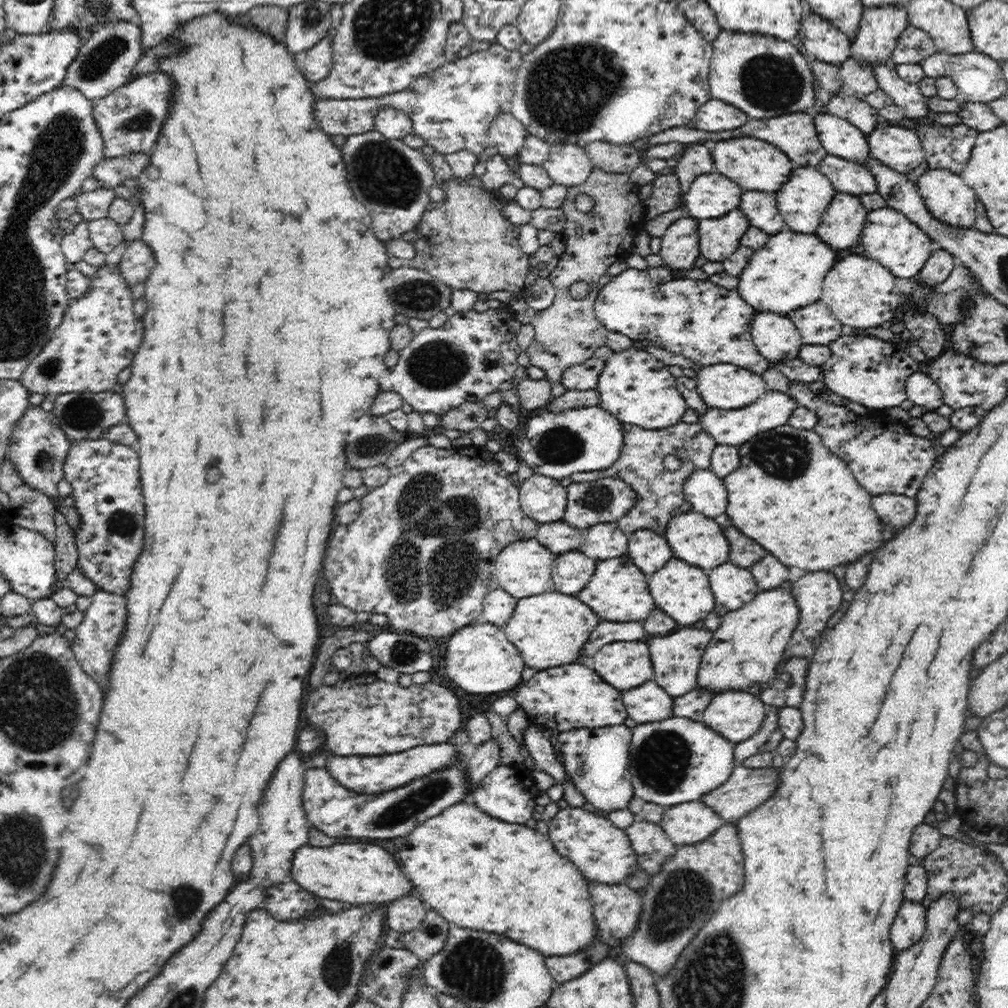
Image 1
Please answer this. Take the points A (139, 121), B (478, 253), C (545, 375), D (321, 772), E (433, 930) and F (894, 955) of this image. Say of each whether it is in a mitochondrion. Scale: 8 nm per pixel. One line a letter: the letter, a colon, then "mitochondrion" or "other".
A: mitochondrion
B: other
C: other
D: other
E: mitochondrion
F: other

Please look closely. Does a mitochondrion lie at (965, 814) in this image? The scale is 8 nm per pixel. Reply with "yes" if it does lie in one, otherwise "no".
no

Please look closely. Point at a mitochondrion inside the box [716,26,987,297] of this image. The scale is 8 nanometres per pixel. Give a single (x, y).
(771, 82)

